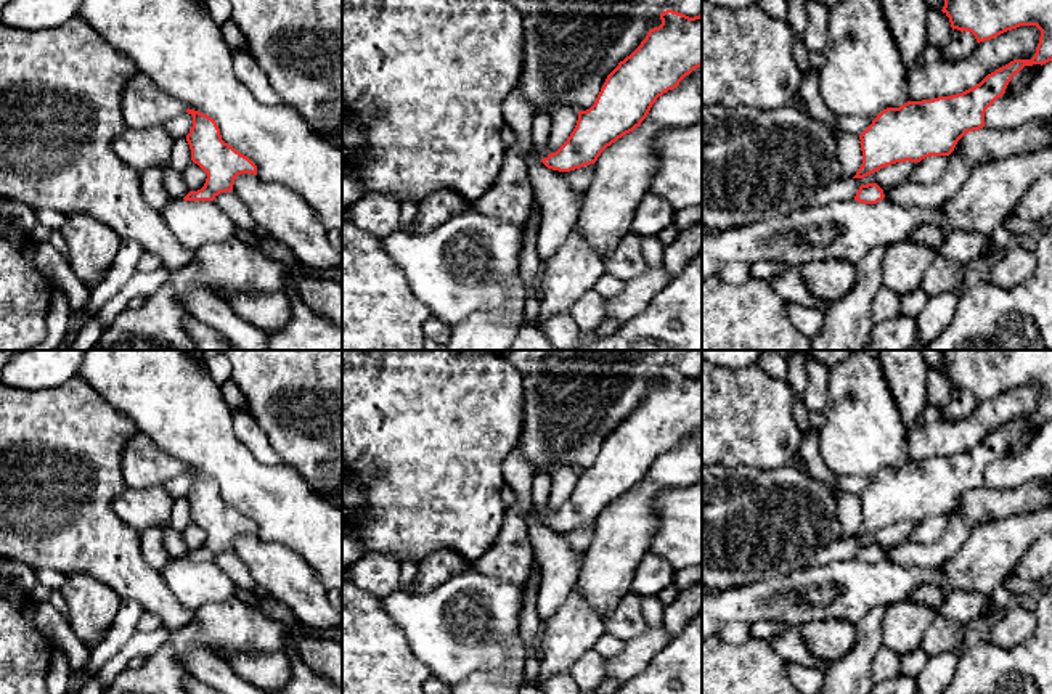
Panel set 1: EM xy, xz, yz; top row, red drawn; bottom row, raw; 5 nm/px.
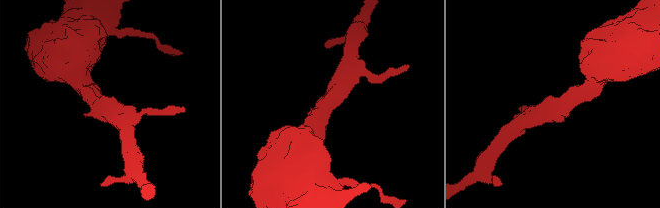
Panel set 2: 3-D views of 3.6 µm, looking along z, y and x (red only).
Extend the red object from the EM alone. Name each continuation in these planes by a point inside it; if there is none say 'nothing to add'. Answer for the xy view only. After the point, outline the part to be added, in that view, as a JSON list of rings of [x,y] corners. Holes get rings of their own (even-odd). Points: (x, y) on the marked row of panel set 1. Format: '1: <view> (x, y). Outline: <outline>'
nothing to add

